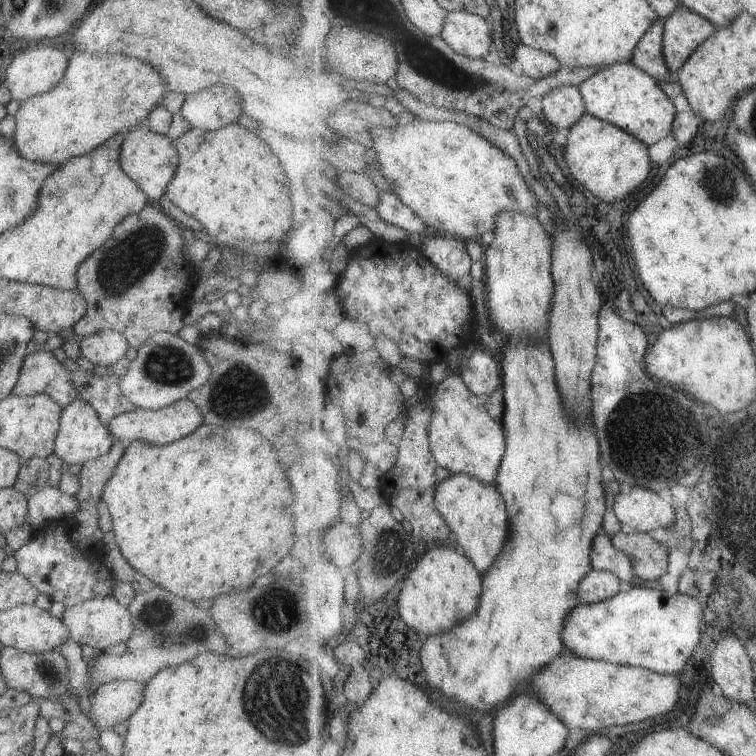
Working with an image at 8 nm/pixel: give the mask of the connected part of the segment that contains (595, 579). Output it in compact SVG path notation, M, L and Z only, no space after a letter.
M595 569L580 585L580 598L584 604L596 604L614 598L627 585L616 572Z

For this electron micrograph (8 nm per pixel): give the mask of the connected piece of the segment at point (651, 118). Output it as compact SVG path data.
M633 60L604 68L580 87L587 102L588 113L627 130L648 146L658 144L673 134L677 117L676 103L668 96L660 81L648 71L642 70Z

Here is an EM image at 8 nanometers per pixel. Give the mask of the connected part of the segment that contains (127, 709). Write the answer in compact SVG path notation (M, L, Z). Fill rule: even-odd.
M114 679L102 685L90 696L90 720L102 728L124 723L138 710L144 700L145 683L130 679Z

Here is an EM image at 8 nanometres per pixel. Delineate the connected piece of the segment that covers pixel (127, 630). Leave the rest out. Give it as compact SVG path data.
M111 596L104 598L92 598L82 604L66 607L63 612L63 621L70 630L70 639L79 645L90 645L99 653L105 652L109 647L119 642L127 642L134 632L132 615L127 607L118 604L118 601Z

